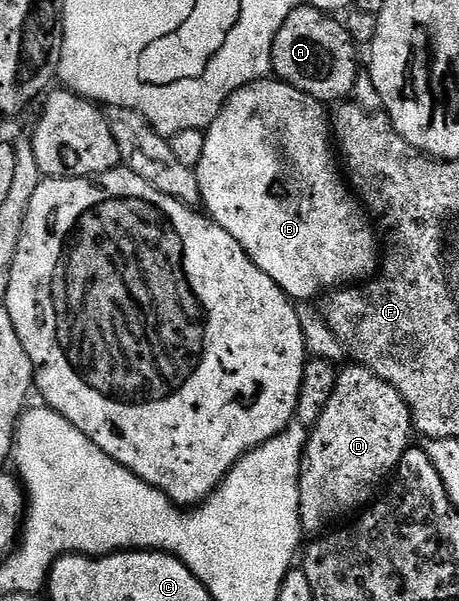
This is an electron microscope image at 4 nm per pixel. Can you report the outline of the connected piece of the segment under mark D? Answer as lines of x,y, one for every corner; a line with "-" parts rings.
350,364
347,370
339,369
335,391
325,405
324,412
320,413
319,420
309,431
306,450
302,454
302,471
298,481
300,488
298,511
302,517
303,531
310,536
317,535
329,527
326,526
329,522
334,522
345,514
353,515
371,505
376,495
383,489
384,483
397,470
404,452
411,449
410,434
412,435
410,409
400,396
400,392
392,388
392,384
373,374
367,366

